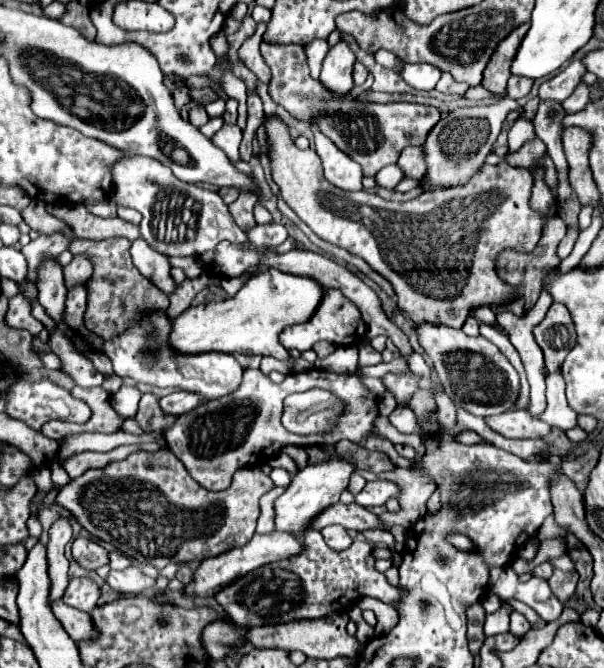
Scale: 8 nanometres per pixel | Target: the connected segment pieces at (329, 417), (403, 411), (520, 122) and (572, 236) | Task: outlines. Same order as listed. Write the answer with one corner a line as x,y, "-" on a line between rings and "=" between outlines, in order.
324,389
294,393
284,399
282,425
296,435
324,435
338,425
344,401
=
396,407
390,415
390,423
402,433
418,433
420,421
410,407
=
525,118
516,120
508,132
508,151
517,151
526,141
532,140
536,136
532,121
=
568,229
568,235
560,241
560,245
558,245
558,255
560,255
560,259
566,259
568,255
570,255
570,251
572,251
572,247
574,247
574,243
576,243
576,237
578,237
578,233
576,233
576,229

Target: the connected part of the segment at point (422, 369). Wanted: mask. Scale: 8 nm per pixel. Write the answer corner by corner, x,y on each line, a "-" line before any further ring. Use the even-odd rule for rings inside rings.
414,351
408,359
410,359
410,361
408,361
408,367
410,367
412,373
416,373
416,375
420,375
420,377
430,377
430,367
426,365
426,361
424,361
422,355
418,355
418,353

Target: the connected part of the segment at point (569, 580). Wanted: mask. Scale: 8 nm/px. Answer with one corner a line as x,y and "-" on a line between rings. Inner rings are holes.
554,569
554,575
548,579
548,585
552,589
552,593
562,601
570,601
576,593
576,583
578,583
578,573
564,573
560,569

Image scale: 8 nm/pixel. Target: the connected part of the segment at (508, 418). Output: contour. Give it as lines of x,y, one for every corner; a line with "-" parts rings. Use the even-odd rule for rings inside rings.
526,409
506,411
502,415
486,417
486,423
494,431
512,439
544,439
552,433
552,427
548,423
532,417

